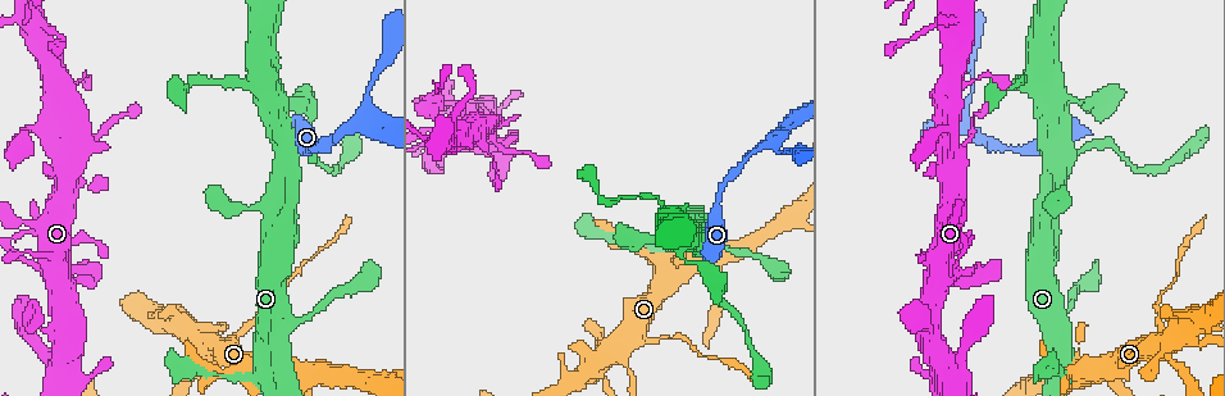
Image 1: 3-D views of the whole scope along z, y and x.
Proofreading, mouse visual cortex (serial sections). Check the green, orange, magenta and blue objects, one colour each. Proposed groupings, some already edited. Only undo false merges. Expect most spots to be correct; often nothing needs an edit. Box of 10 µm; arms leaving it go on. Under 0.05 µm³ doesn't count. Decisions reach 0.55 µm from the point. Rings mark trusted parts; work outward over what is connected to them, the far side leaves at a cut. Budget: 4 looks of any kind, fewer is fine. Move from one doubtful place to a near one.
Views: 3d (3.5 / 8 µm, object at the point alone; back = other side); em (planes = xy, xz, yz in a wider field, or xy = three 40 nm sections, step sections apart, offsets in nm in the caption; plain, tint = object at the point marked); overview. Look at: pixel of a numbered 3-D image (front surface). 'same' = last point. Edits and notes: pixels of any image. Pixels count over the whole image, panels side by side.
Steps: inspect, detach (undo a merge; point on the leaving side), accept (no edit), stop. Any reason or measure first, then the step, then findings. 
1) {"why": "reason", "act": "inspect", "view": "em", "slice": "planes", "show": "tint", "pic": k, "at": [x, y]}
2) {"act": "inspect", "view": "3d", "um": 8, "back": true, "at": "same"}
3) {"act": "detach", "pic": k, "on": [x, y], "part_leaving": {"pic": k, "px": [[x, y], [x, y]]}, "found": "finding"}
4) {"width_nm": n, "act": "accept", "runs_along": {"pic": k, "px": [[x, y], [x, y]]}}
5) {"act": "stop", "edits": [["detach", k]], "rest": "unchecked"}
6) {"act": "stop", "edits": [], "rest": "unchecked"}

{"why": "three-way junction", "act": "inspect", "view": "3d", "um": 3.5, "pic": 1, "at": [698, 252]}

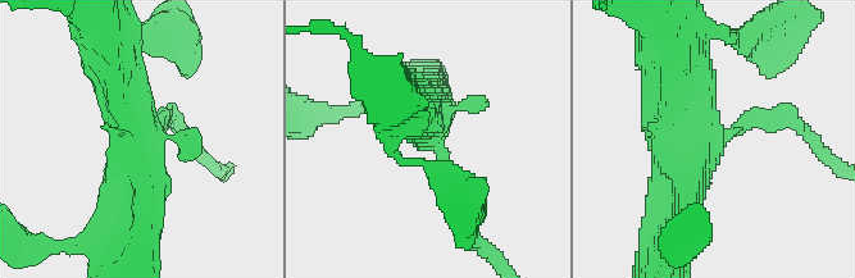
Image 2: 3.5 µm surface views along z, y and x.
{"why": "now the EM", "act": "inspect", "view": "em", "slice": "planes", "show": "tint", "pic": 2, "at": [710, 135]}

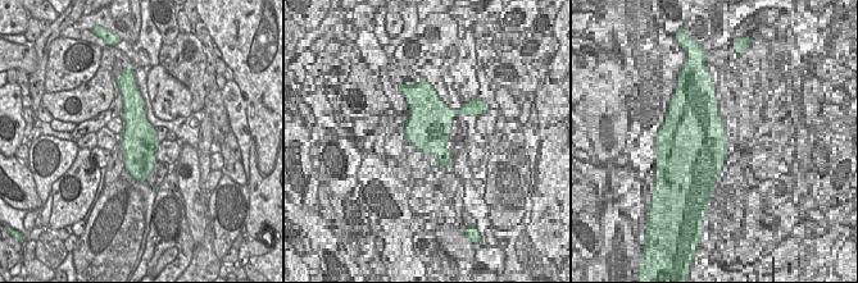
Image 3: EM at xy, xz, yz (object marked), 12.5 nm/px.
{"act": "accept", "runs_along": {"pic": 2, "px": [[133, 227], [141, 128], [113, 62]]}, "found": "one cell here"}

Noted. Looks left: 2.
{"why": "side arm on a straight run", "act": "inspect", "view": "em", "slice": "xy", "step": 5, "show": "tint", "pic": 1, "at": [967, 127]}

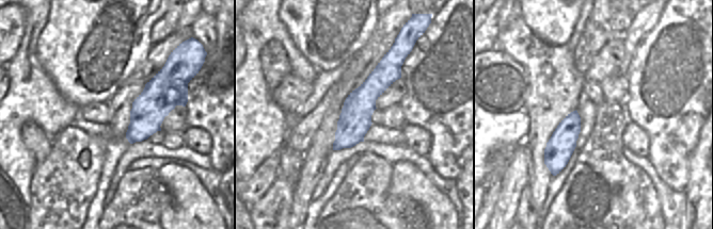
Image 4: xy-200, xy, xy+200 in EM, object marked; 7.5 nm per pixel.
{"act": "inspect", "view": "3d", "um": 3.5, "at": "same"}

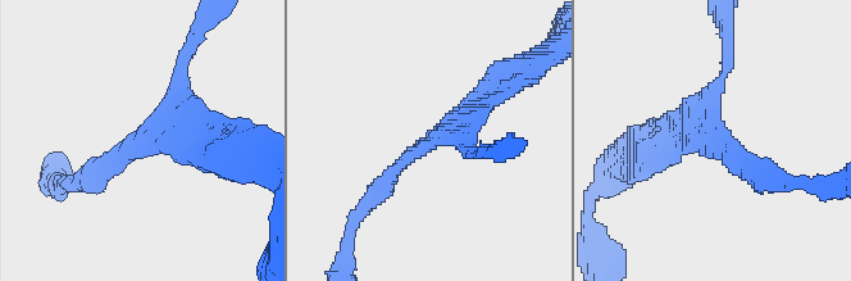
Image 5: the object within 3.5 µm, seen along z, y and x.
{"act": "accept", "runs_along": {"pic": 5, "px": [[85, 177], [171, 109], [178, 75]]}, "found": "continuous, no second cell"}

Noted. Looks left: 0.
{"act": "stop", "edits": [], "rest": "unchecked"}

